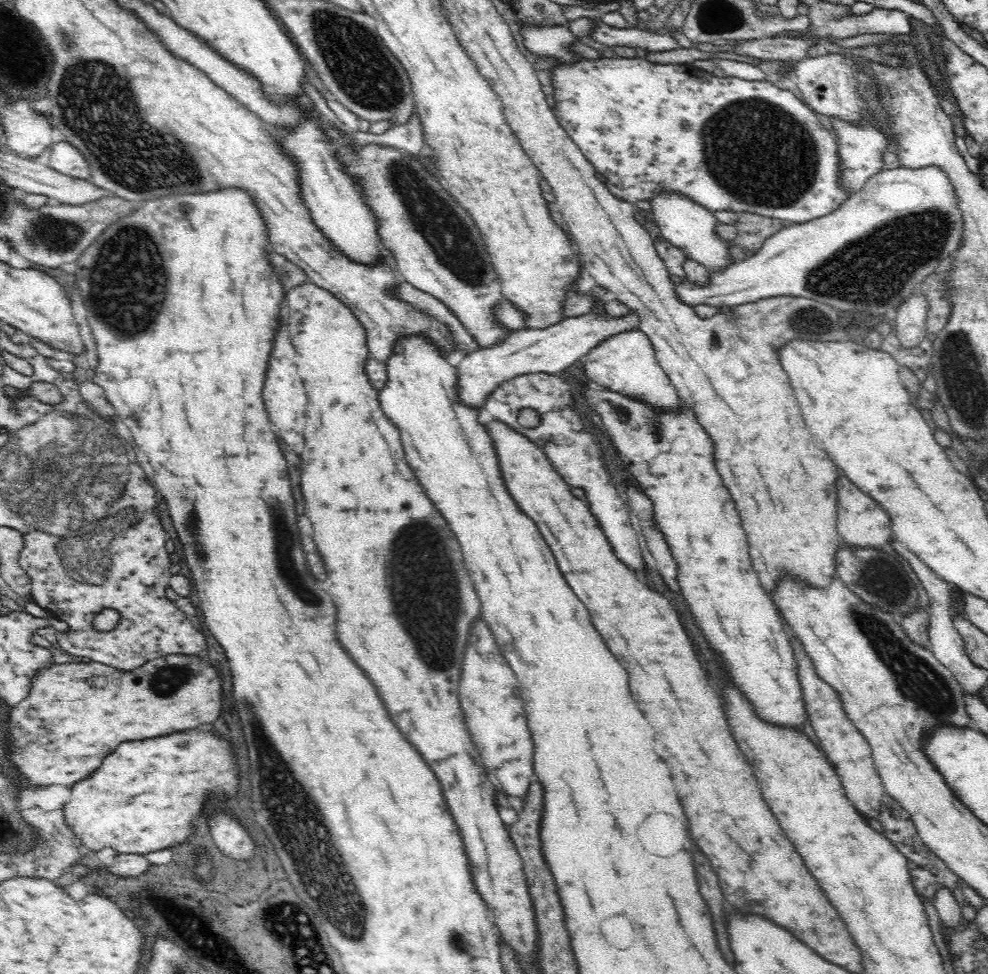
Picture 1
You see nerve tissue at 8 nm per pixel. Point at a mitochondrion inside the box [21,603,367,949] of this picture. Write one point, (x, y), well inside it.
(166, 680)

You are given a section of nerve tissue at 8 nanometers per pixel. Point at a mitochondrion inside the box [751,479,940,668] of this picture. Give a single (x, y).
(875, 575)

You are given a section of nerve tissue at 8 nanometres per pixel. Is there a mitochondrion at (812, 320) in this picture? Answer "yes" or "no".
yes

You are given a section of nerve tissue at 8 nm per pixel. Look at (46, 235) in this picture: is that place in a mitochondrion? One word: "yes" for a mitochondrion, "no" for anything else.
yes

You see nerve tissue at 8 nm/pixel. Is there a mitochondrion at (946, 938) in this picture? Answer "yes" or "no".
no

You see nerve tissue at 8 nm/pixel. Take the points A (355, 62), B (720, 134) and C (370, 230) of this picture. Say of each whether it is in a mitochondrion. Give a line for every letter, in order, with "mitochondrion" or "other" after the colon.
A: mitochondrion
B: mitochondrion
C: other

